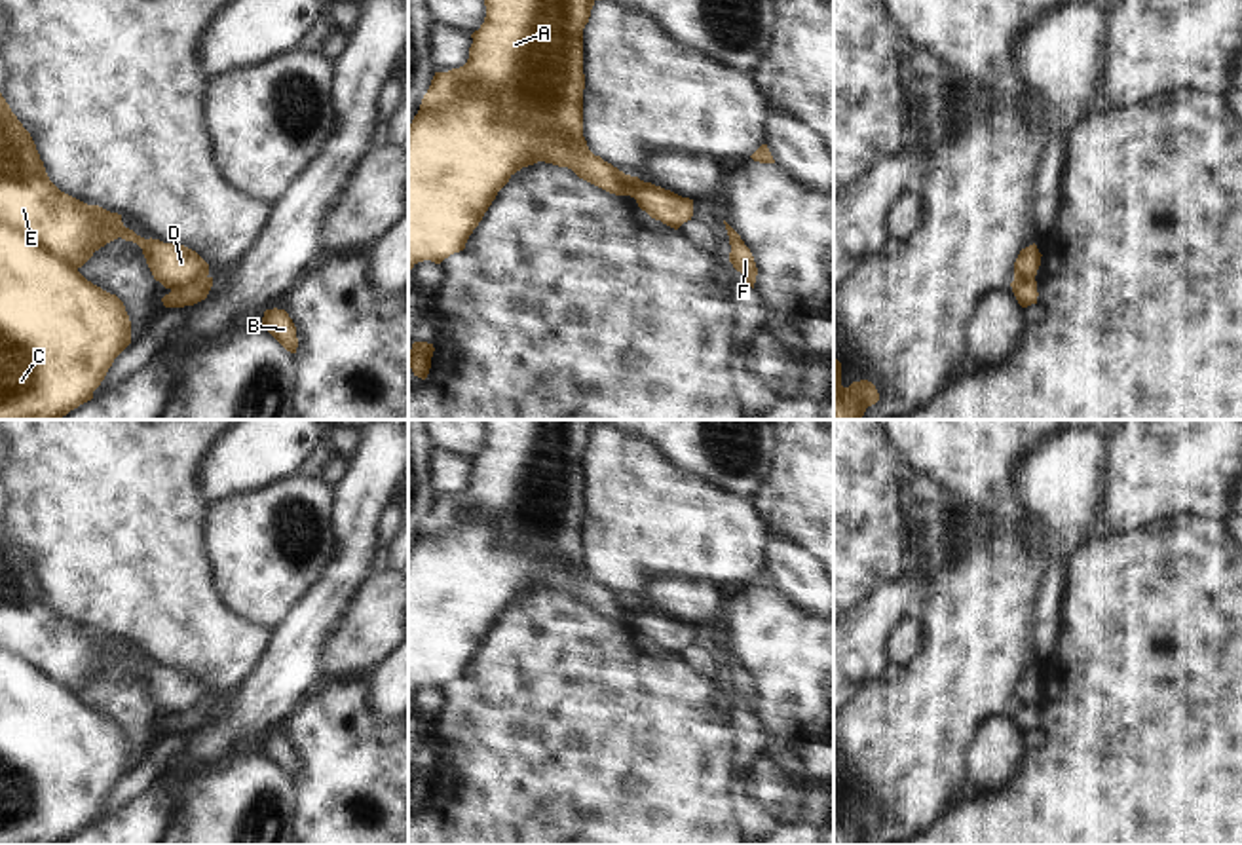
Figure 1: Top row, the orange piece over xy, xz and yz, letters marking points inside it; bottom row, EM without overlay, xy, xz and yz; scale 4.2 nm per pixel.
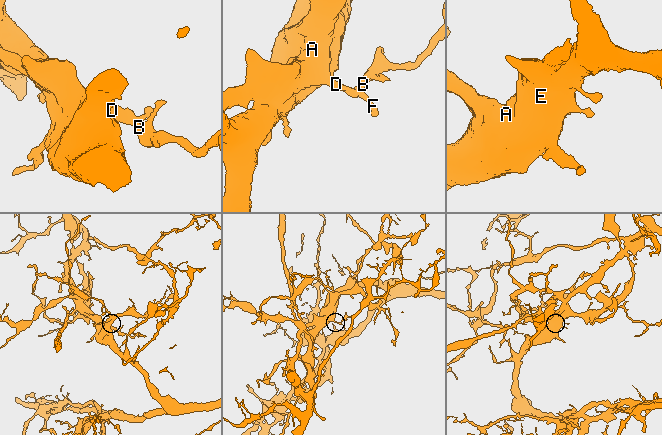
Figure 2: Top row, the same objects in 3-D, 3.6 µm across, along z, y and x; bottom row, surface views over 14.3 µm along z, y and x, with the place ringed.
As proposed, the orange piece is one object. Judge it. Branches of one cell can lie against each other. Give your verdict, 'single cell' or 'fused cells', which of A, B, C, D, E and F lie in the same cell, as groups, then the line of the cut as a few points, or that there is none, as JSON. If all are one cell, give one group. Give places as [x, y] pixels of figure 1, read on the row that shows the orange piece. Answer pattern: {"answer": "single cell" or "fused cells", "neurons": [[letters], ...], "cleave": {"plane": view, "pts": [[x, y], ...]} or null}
{"answer": "fused cells", "neurons": [["A", "D", "E"], ["B", "C", "F"]], "cleave": {"plane": "xz", "pts": [[420, 109], [481, 97], [502, 118], [534, 128], [542, 160]]}}

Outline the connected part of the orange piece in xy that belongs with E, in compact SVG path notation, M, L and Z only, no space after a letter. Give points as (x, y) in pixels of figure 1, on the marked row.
M0 93L0 224L11 226L82 268L95 251L122 237L142 249L156 281L179 291L209 275L209 264L192 249L144 239L125 228L122 215L87 205L61 192L47 177L30 133Z

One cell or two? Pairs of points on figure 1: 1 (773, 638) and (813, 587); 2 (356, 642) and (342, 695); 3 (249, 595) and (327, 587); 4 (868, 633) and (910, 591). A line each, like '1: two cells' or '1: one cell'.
1: two cells
2: two cells
3: two cells
4: one cell

